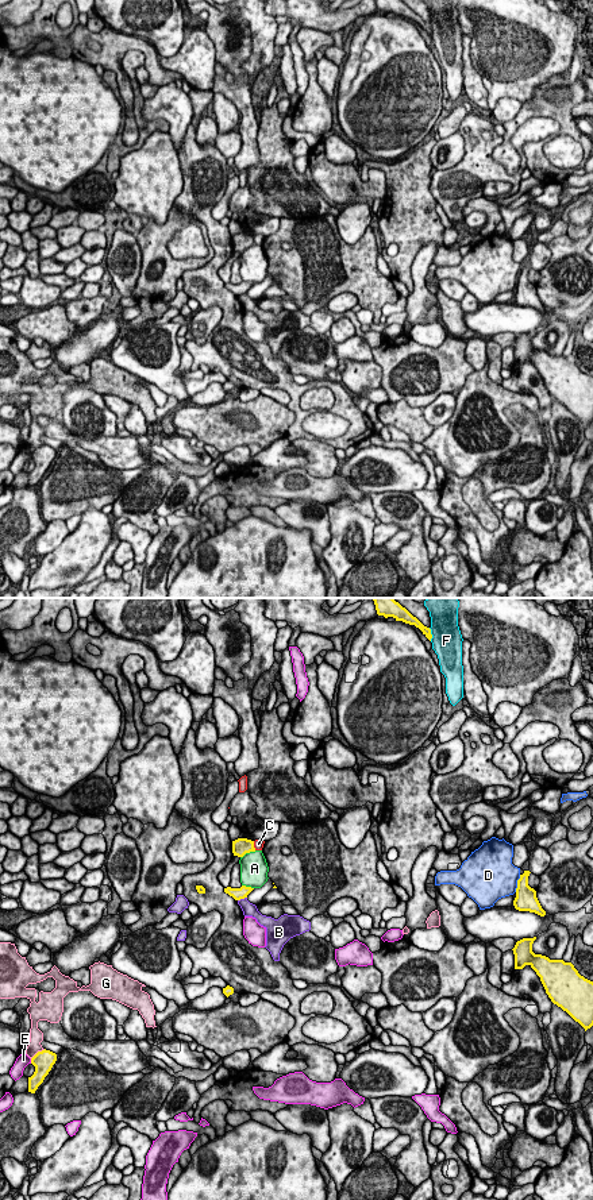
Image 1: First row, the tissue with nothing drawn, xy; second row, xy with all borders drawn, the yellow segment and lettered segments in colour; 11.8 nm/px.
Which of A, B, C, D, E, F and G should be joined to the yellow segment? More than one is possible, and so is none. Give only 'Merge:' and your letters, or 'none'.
Merge: none

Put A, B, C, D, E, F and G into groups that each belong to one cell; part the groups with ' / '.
A / B / C / D / E / F / G

